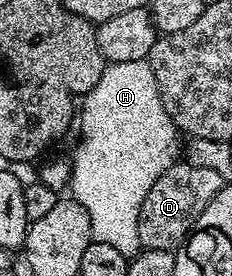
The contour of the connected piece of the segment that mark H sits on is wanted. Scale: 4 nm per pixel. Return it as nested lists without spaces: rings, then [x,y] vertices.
[[[149,60],[107,64],[100,83],[96,83],[96,87],[92,87],[92,91],[81,102],[80,116],[83,131],[76,142],[74,150],[78,150],[70,166],[69,192],[74,192],[71,193],[73,200],[78,201],[84,211],[88,211],[91,238],[108,243],[127,259],[133,259],[142,249],[140,207],[144,203],[144,195],[148,195],[148,191],[152,191],[152,183],[156,183],[156,179],[160,179],[160,175],[164,175],[164,171],[168,171],[168,167],[179,160],[180,130],[174,126],[173,119],[164,107],[164,99]]]

